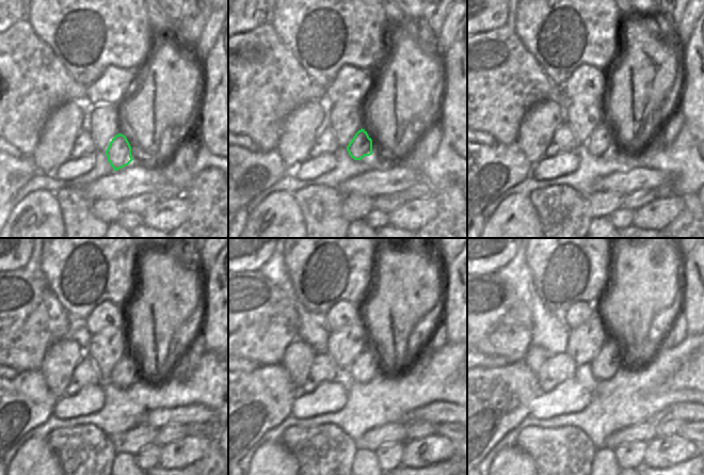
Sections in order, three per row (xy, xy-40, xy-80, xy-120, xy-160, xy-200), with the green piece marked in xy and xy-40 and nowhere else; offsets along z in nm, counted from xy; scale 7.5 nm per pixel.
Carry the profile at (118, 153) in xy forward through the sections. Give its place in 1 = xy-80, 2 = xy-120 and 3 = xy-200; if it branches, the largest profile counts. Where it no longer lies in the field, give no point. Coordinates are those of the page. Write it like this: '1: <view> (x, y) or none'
1: xy-80 (601, 141)
2: xy-120 (124, 374)
3: xy-200 (604, 366)

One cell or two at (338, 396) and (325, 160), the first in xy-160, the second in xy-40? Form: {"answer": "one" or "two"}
{"answer": "one"}

